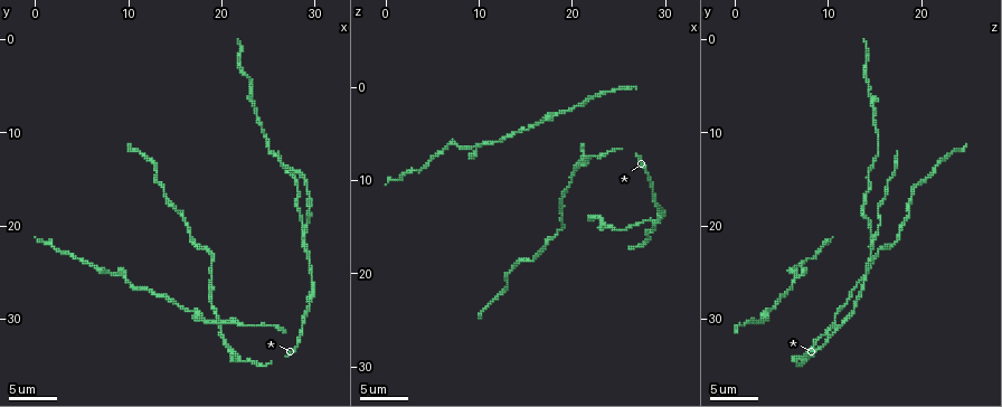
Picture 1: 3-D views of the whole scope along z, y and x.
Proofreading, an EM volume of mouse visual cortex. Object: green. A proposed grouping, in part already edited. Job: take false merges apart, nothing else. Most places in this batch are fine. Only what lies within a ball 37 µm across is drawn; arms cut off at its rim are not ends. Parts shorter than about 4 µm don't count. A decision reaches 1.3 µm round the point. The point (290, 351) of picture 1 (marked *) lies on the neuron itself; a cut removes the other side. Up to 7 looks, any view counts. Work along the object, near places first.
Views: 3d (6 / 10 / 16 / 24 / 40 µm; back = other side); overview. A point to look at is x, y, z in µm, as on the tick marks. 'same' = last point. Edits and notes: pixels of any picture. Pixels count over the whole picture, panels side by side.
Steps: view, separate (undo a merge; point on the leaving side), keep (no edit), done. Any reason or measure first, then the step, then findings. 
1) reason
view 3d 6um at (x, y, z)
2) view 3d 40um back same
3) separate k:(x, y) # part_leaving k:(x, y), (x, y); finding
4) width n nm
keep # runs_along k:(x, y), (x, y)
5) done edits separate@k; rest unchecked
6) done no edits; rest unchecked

view 3d 16um at (19.6, 30.2, 2.2)

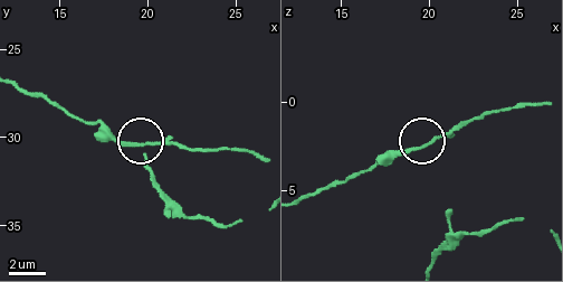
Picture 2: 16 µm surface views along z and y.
keep # all the same neuron

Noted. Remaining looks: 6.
arms part here
view 3d 10um at (28.6, 20.8, 14.6)

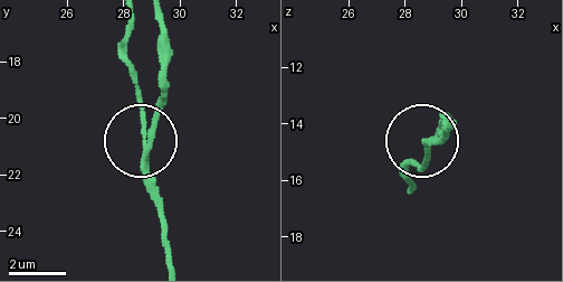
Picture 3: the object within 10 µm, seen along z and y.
separate 3:(144, 122) # part_leaving 3:(142, 158), (142, 95), (127, 52), (127, 24); a second neuron is stuck on

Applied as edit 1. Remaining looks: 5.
redraw
view overview

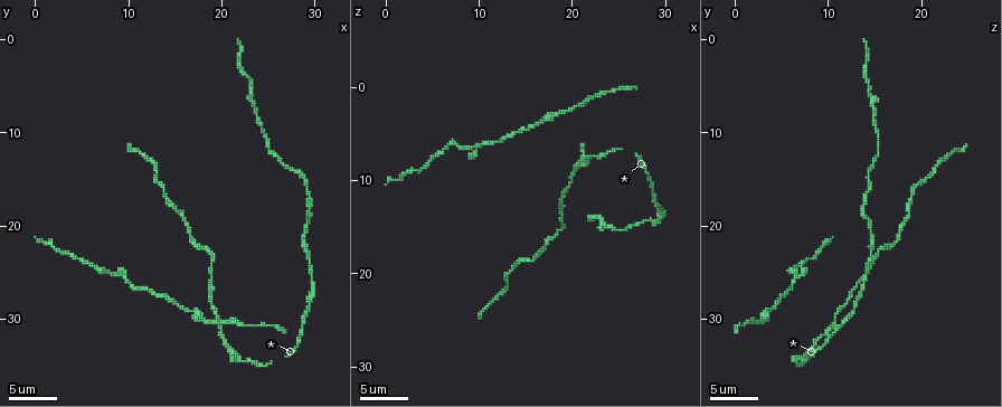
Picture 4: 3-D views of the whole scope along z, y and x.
thin neck
view 3d 6um at (13.8, 16.4, 19.2)

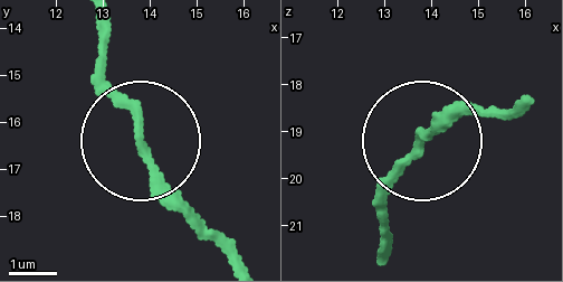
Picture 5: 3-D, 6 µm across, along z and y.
keep # runs_along 5:(238, 260), (165, 176), (97, 59); one neuron here

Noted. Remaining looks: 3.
done edits separate@3; rest unchecked

